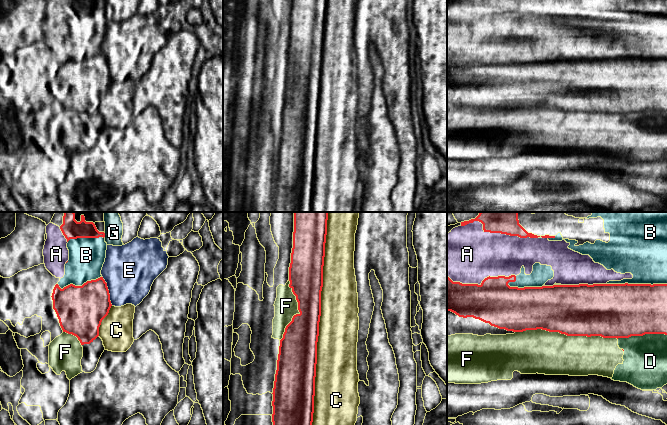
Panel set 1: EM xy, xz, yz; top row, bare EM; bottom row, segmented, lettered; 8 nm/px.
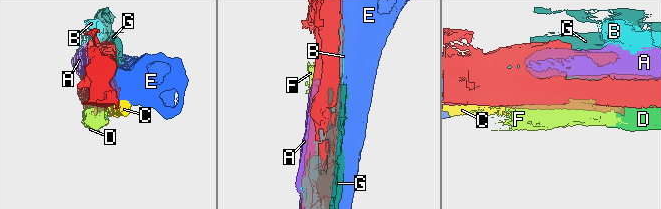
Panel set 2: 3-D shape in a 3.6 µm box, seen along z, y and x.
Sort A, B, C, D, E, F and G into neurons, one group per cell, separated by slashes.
A B / C / D F / E / G

